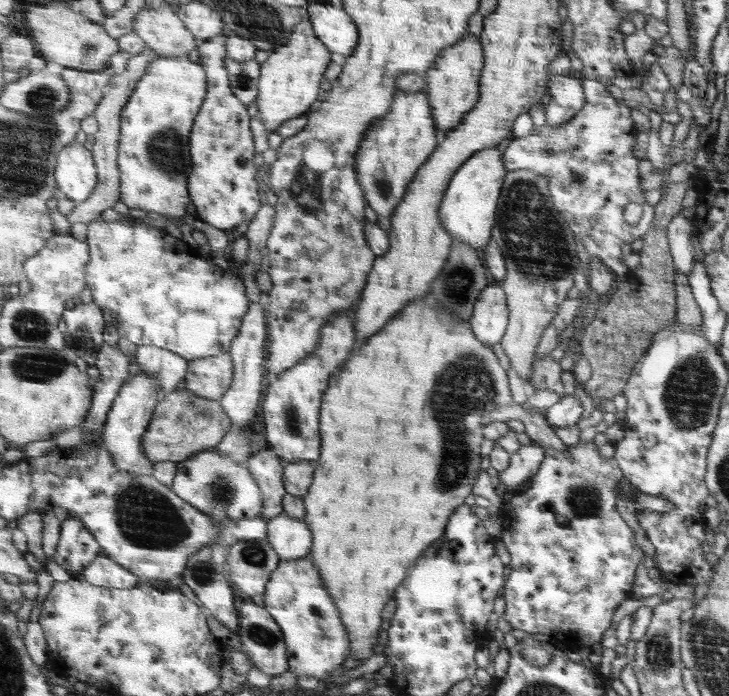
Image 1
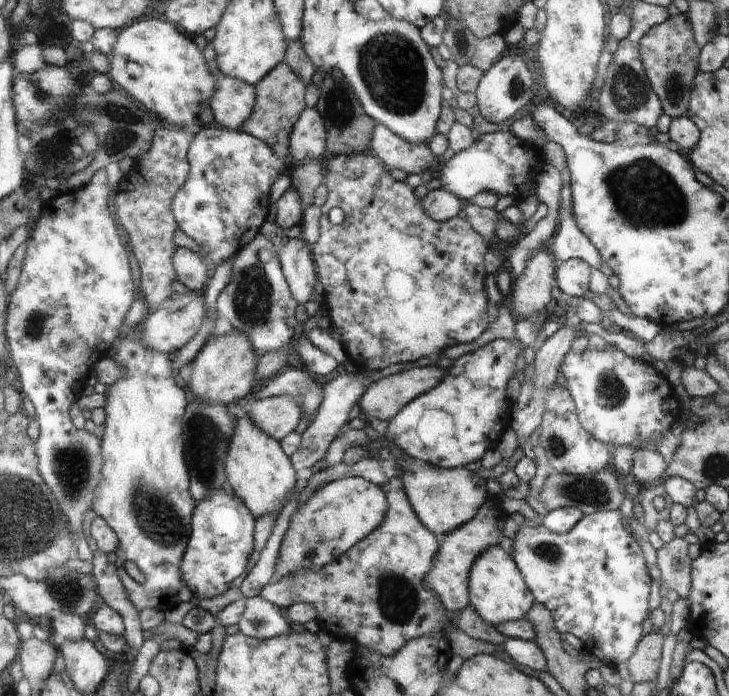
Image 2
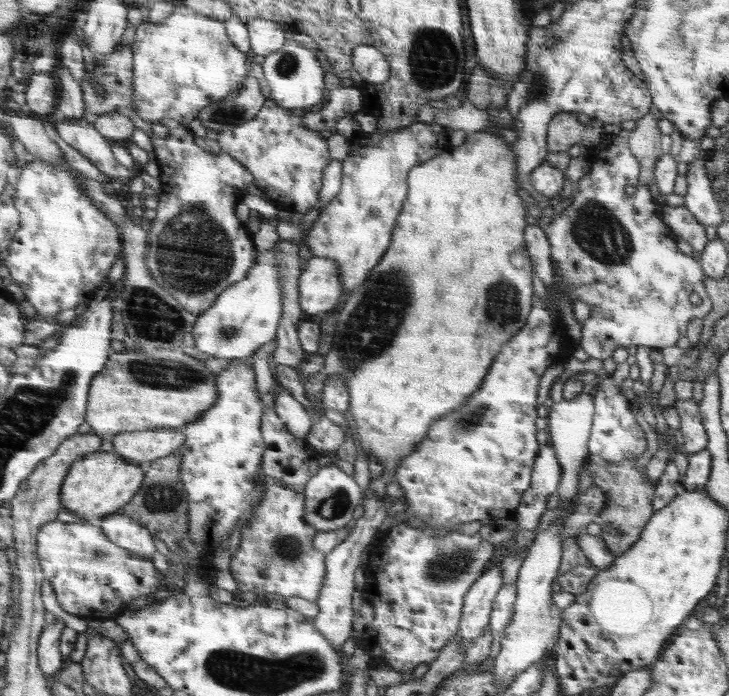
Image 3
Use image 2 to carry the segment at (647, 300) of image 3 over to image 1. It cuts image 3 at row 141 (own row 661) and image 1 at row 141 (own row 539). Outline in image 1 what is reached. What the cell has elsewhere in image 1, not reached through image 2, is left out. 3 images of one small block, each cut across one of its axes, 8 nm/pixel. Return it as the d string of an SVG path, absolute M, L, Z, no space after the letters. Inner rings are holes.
M586 76L581 84L585 91L586 104L582 110L574 116L570 122L560 128L550 128L544 124L539 130L522 138L515 137L506 148L504 154L505 166L509 172L518 169L530 169L542 174L549 179L549 191L552 193L553 203L569 229L574 233L577 243L577 256L580 264L587 268L587 264L594 259L602 260L611 271L614 271L619 282L628 279L629 269L620 260L620 248L626 242L632 242L638 237L643 237L650 228L655 216L655 206L651 206L644 200L644 194L640 192L640 174L638 174L638 160L632 156L632 144L634 144L634 126L630 126L630 110L609 92L604 82ZM636 202L642 206L644 214L638 224L628 224L624 220L624 208Z

